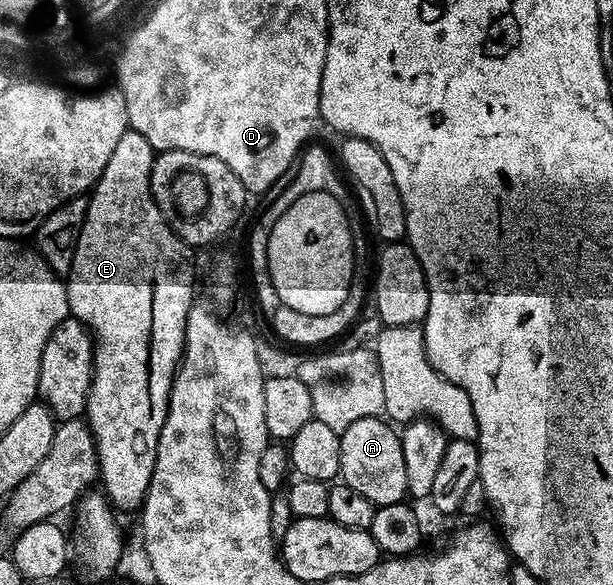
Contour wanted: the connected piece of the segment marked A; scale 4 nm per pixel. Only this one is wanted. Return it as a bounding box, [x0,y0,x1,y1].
[340,416,408,506]

